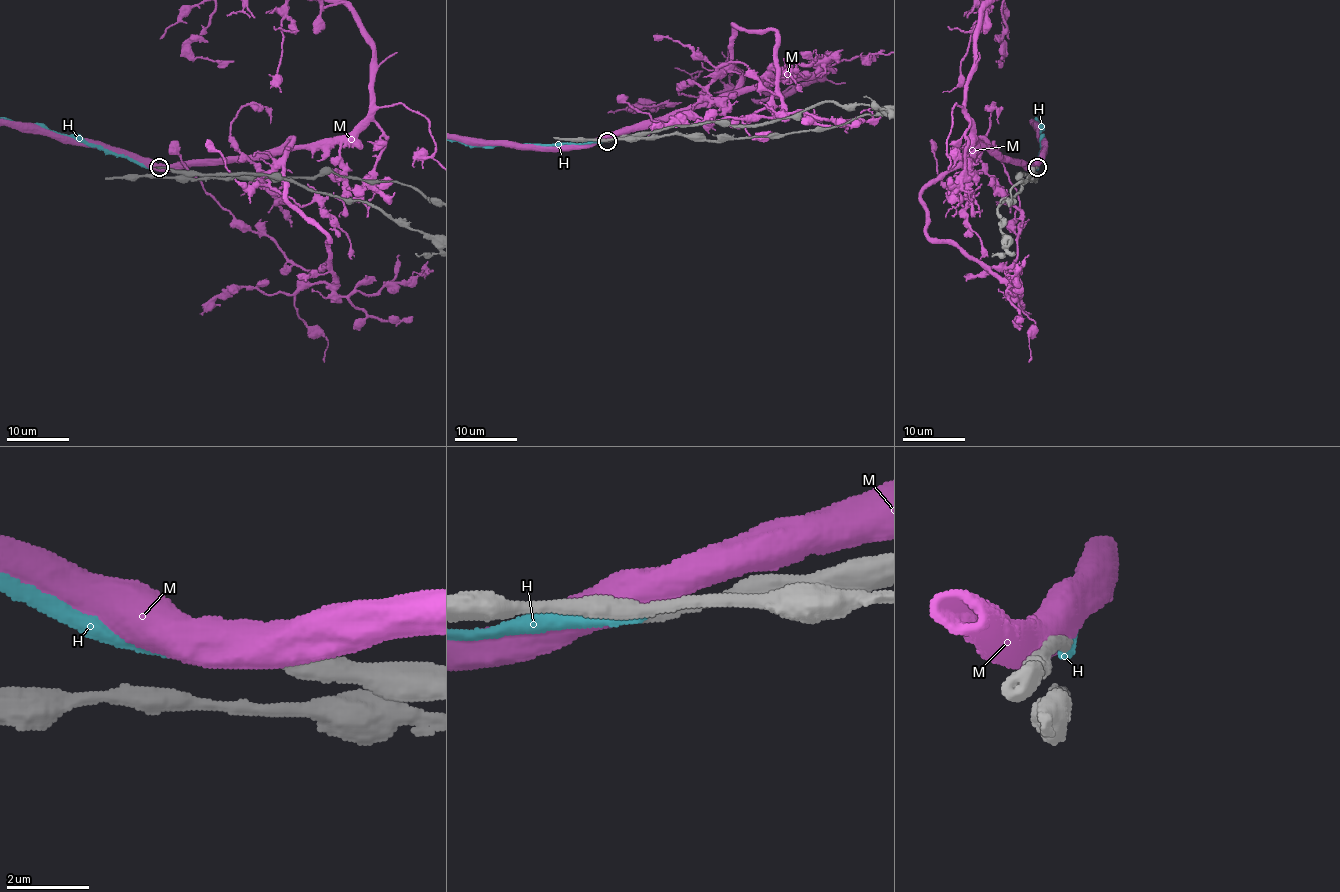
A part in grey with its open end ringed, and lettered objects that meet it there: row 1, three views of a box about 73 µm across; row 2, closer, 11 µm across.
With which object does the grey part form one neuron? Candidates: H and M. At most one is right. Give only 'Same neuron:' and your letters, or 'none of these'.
Same neuron: none of these

